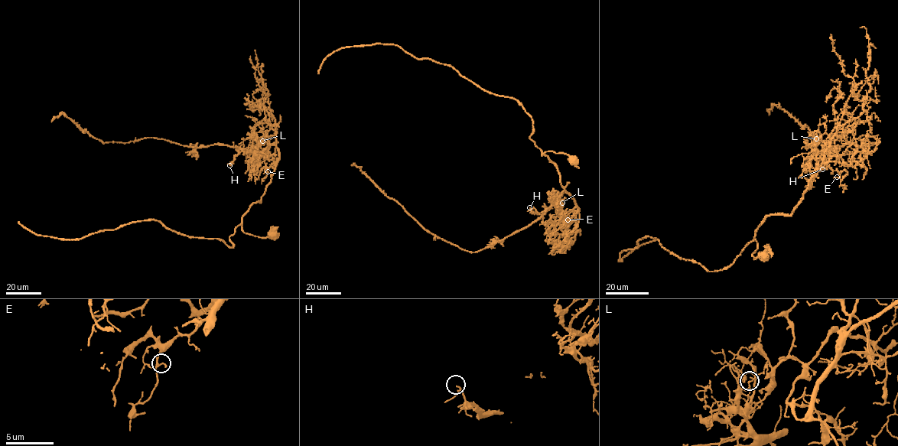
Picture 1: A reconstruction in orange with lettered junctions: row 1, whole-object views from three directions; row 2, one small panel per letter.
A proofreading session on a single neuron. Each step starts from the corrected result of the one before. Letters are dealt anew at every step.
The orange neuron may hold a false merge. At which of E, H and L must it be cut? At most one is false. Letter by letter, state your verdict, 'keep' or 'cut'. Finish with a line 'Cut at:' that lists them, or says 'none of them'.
E: keep
H: keep
L: cut
Cut at: L

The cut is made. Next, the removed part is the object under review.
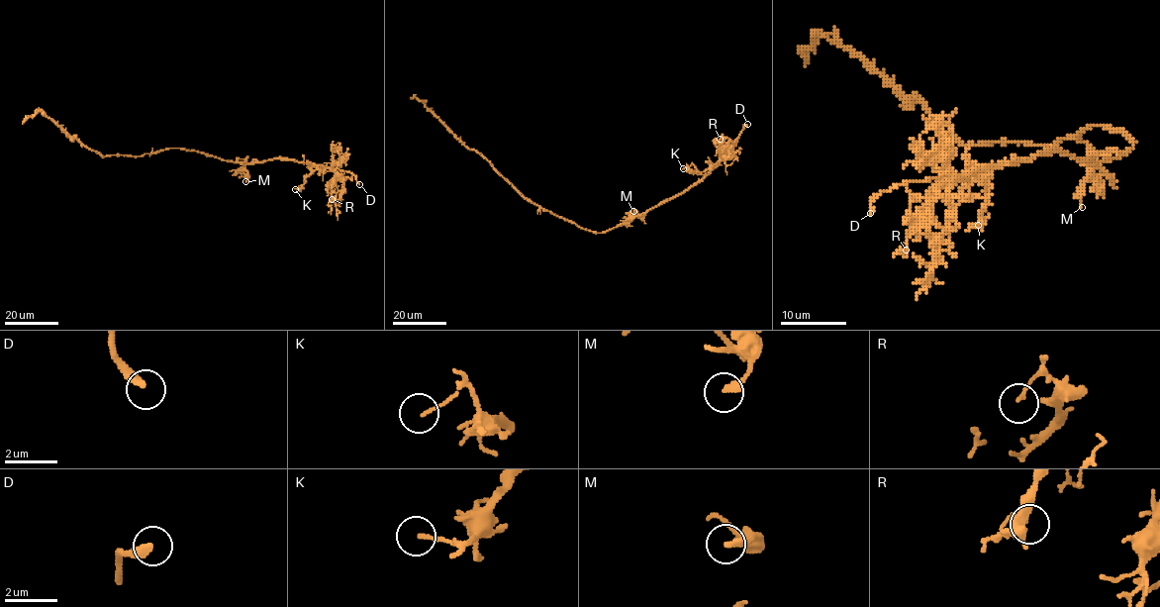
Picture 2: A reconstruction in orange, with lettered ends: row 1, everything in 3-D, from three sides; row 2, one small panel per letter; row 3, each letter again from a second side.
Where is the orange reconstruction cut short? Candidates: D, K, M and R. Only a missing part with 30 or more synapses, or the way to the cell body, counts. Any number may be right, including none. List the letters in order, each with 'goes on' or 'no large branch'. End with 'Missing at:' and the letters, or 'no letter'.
D: goes on
K: no large branch
M: no large branch
R: no large branch
Missing at: D

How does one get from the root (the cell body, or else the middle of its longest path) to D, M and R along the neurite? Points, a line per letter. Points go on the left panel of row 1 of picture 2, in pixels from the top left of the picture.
D: (189, 151), (240, 163), (292, 159), (320, 164), (349, 171), (359, 184)
M: (189, 151), (241, 162), (247, 172), (245, 181)
R: (189, 151), (240, 163), (292, 159), (326, 165), (336, 172), (331, 188), (336, 199), (332, 199)

